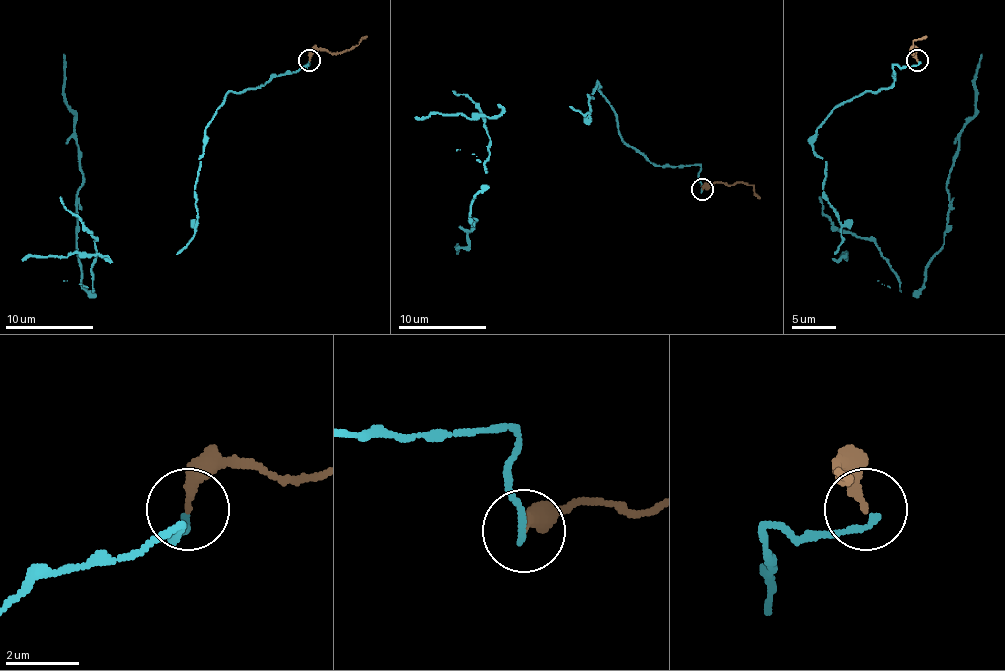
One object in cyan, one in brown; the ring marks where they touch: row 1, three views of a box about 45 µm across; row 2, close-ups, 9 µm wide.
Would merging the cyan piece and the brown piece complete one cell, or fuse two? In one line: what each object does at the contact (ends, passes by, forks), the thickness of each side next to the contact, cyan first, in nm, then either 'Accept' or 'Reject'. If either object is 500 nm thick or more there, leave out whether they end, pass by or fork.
At the ring cyan ends. At the ring brown ends. Thickness 160 nm (cyan) against 260 nm. Accept

